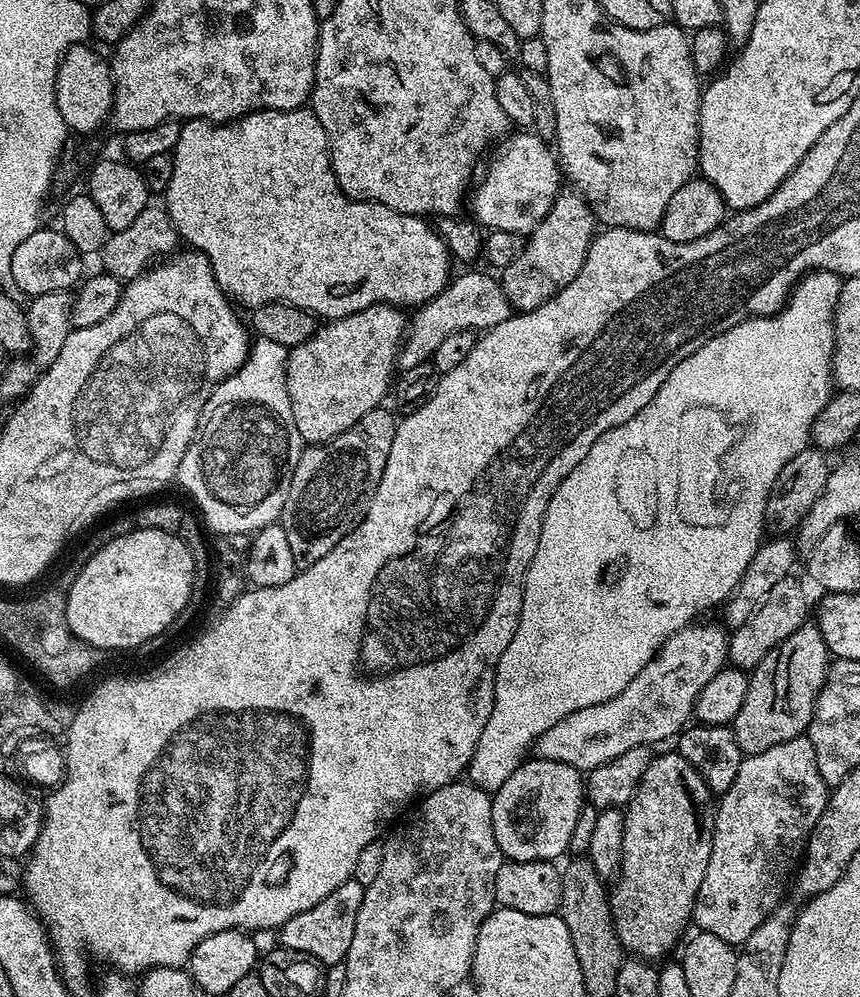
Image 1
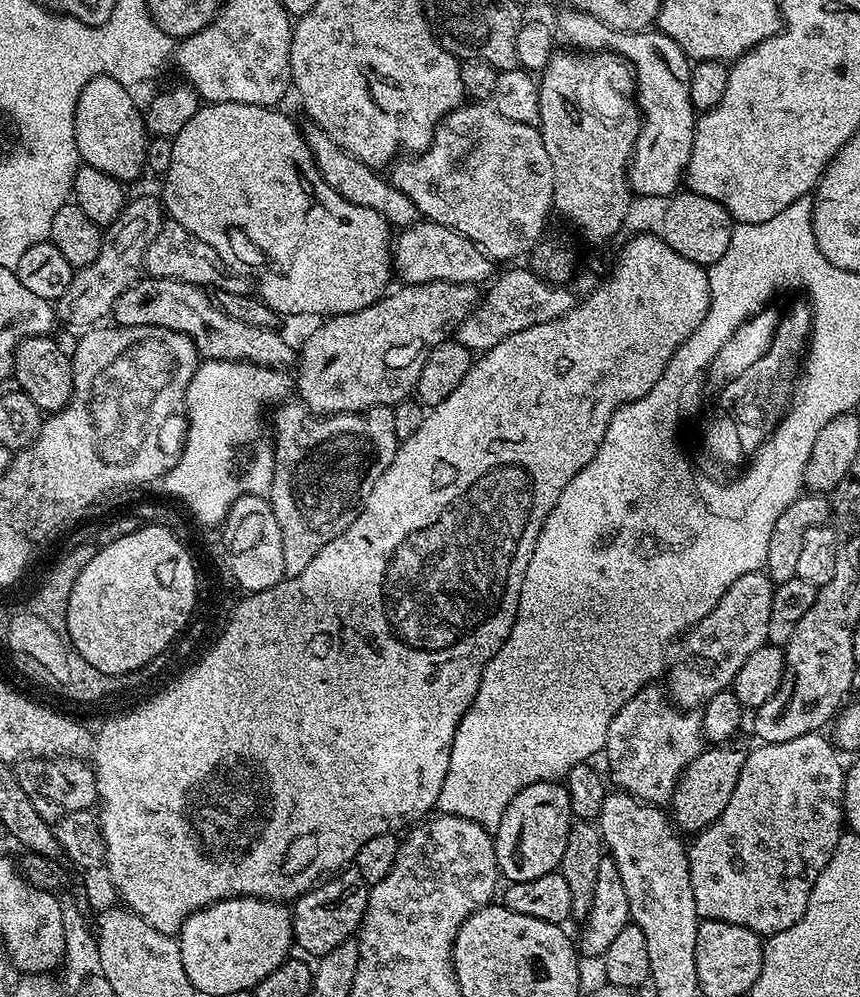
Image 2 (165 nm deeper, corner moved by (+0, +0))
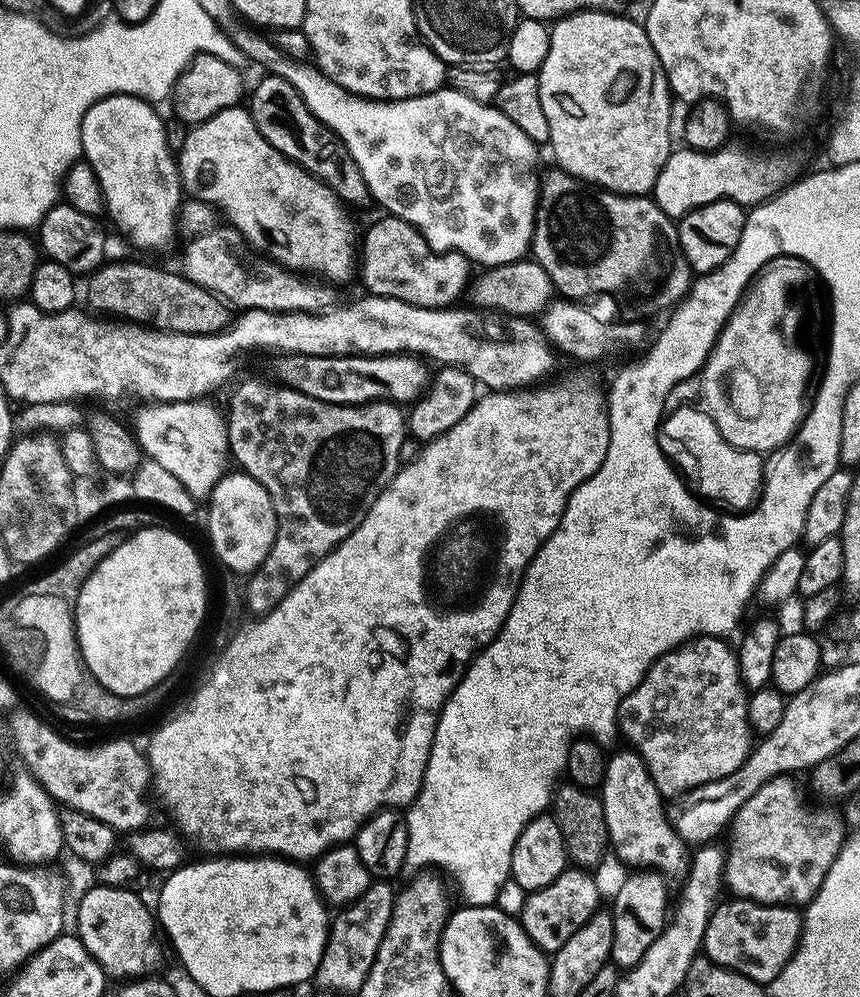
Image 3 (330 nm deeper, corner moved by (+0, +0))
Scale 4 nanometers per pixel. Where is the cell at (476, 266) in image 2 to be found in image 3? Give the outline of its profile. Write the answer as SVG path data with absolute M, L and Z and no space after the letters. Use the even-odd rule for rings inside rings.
M382 216L378 222L374 223L368 230L365 238L363 235L362 243L360 246L360 279L362 278L365 288L371 295L380 297L398 298L399 301L409 302L410 305L422 306L423 308L444 308L453 305L460 293L465 293L467 286L469 285L472 273L471 261L467 260L461 252L436 252L426 242L425 238L416 228L412 227L404 219L400 219L397 216Z

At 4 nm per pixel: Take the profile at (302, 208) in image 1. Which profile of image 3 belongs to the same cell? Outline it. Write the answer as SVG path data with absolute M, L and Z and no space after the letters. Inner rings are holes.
M247 107L227 108L206 118L206 122L189 127L186 146L182 146L178 153L178 167L183 191L191 199L212 205L251 247L253 244L260 251L257 253L281 268L290 268L297 274L311 274L333 285L357 275L358 234L356 238L356 228L348 217L349 209L344 201L339 200L335 192L330 191L317 176L310 175L302 165L287 160L282 153L274 150L274 146L262 138Z

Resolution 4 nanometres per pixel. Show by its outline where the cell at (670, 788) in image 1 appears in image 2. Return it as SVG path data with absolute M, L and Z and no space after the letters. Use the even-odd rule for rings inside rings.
M736 742L714 744L705 747L698 758L686 766L670 801L670 816L677 829L695 834L720 817L722 810L726 810L726 802L730 802L730 794L734 794L734 786L738 786L738 774L742 774L748 754L749 749L739 748Z

